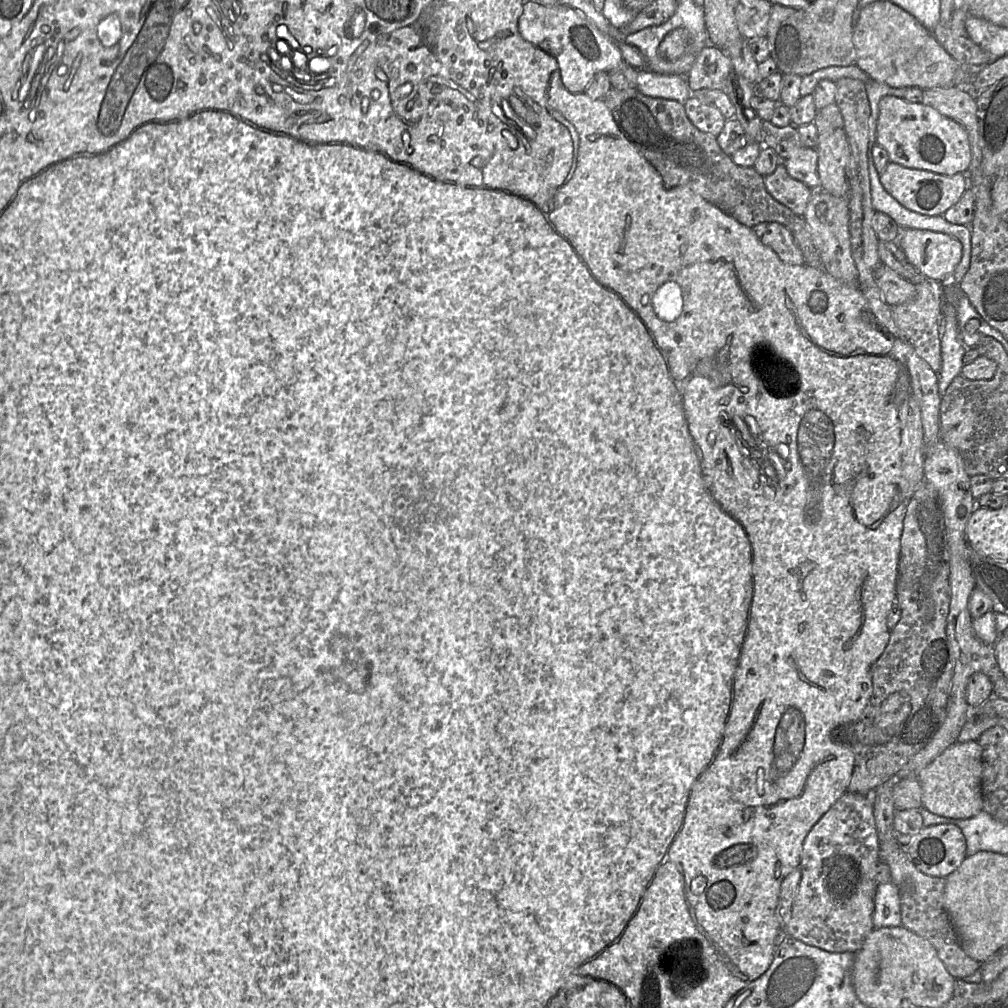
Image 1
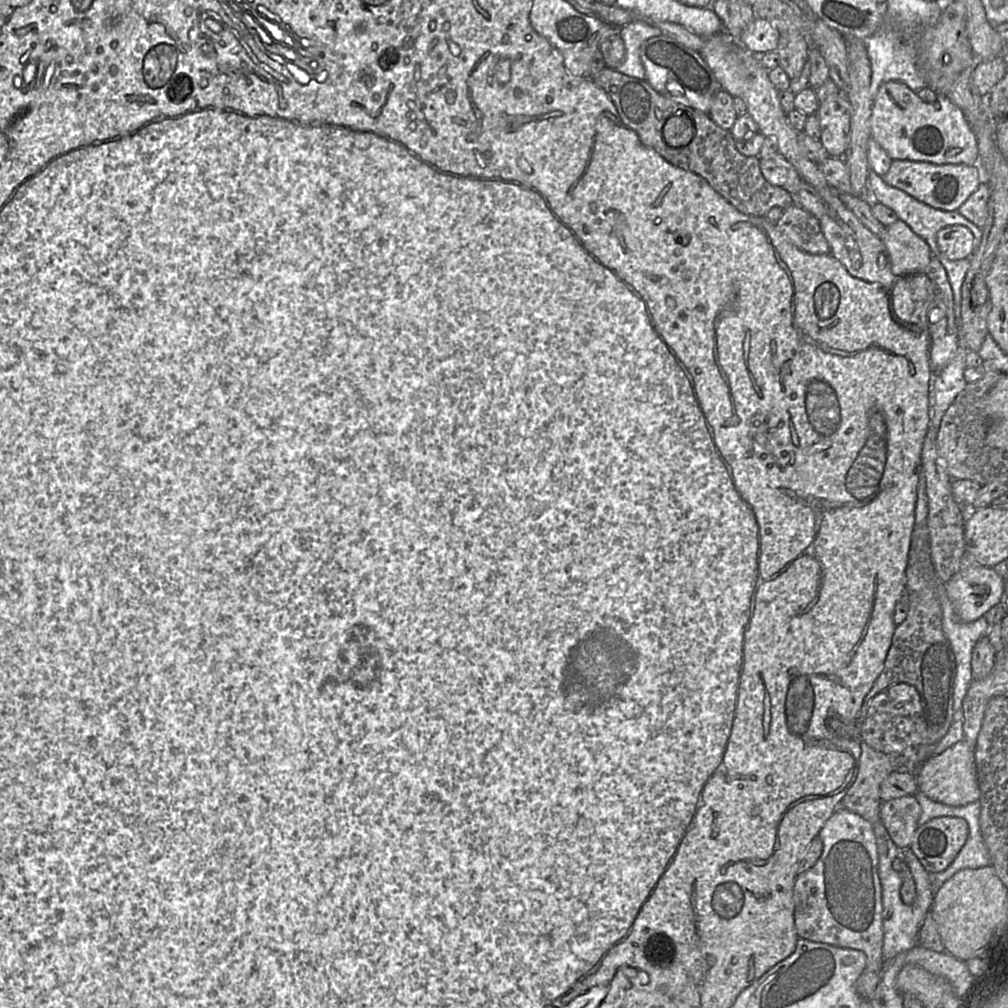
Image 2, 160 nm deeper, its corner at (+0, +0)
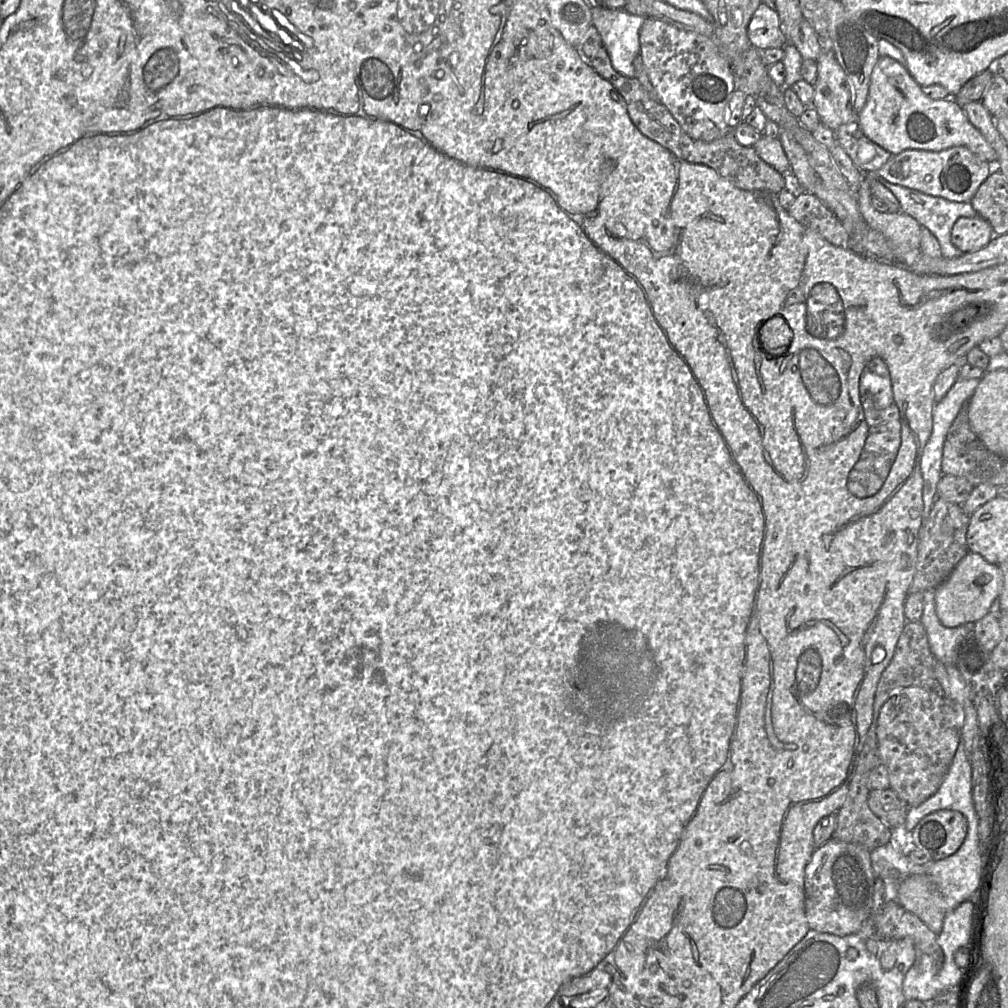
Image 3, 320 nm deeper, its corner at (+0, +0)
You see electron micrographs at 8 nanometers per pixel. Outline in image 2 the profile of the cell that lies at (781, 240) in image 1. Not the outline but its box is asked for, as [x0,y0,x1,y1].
[775,203,830,255]

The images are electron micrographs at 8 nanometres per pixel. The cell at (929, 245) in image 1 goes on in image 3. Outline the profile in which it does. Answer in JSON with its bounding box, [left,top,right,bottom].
[951,215,993,253]

